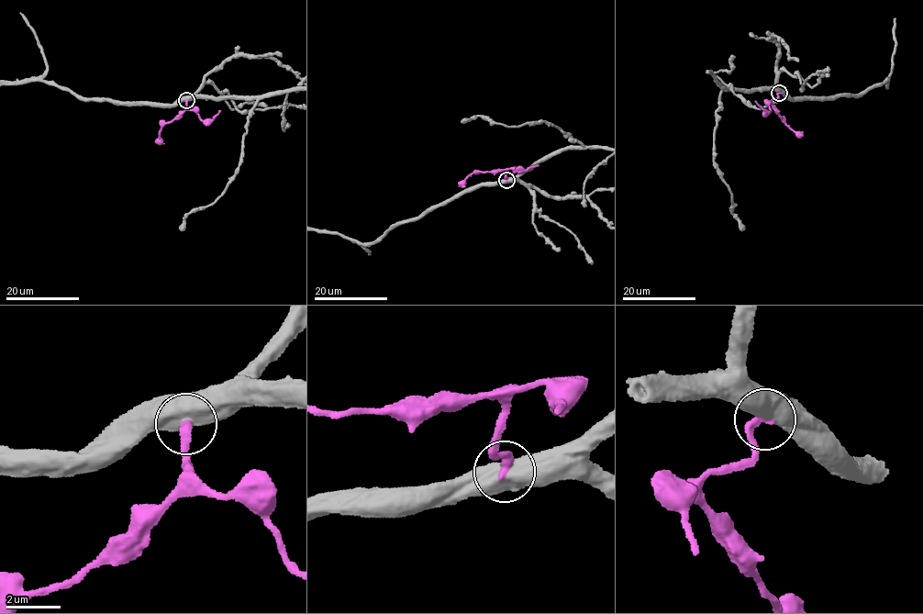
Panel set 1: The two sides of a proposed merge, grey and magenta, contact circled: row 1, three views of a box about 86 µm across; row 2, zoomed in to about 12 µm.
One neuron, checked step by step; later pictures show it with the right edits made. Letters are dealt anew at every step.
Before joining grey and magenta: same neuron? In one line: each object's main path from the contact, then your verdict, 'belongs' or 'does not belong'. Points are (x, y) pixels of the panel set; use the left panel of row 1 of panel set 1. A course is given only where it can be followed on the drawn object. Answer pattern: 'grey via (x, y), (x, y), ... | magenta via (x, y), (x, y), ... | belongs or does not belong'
grey via (186, 100), (116, 103), (78, 97), (47, 83), (42, 49), (21, 10) | magenta via (186, 100), (185, 107), (162, 126), (160, 136), (164, 143) | does not belong

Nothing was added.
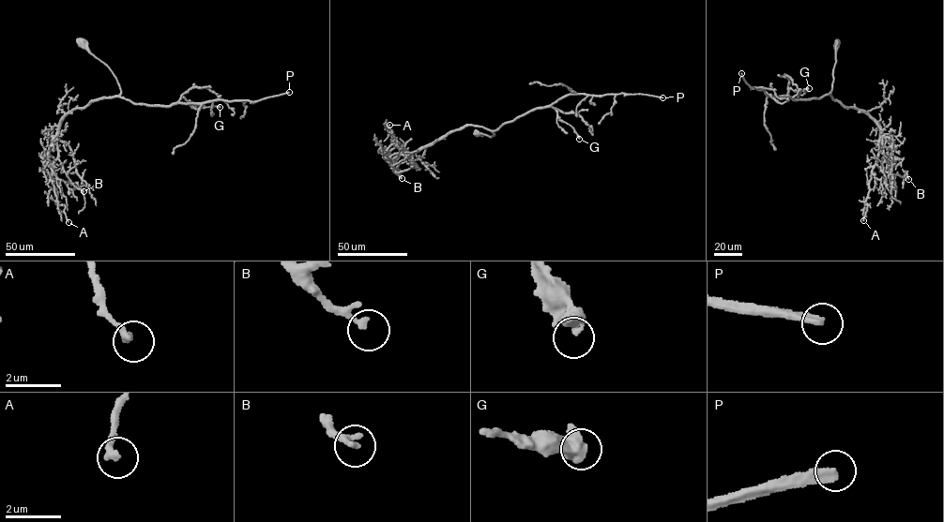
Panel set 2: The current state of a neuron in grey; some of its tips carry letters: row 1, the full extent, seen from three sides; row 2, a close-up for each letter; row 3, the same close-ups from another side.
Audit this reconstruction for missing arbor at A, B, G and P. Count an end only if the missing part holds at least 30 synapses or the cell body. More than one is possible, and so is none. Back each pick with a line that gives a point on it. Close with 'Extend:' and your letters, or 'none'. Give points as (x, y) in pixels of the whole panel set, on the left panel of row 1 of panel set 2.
P: at (289, 92)
Extend: P

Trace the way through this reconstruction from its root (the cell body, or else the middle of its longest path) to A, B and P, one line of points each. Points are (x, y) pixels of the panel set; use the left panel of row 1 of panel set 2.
A: (81, 43), (109, 67), (121, 94), (67, 112), (50, 148), (54, 194), (68, 222)
B: (81, 43), (109, 67), (121, 91), (72, 109), (61, 122), (57, 137), (88, 185), (74, 184), (83, 191)
P: (81, 43), (109, 67), (118, 84), (119, 96), (136, 103), (164, 106), (217, 100), (258, 100), (289, 92)

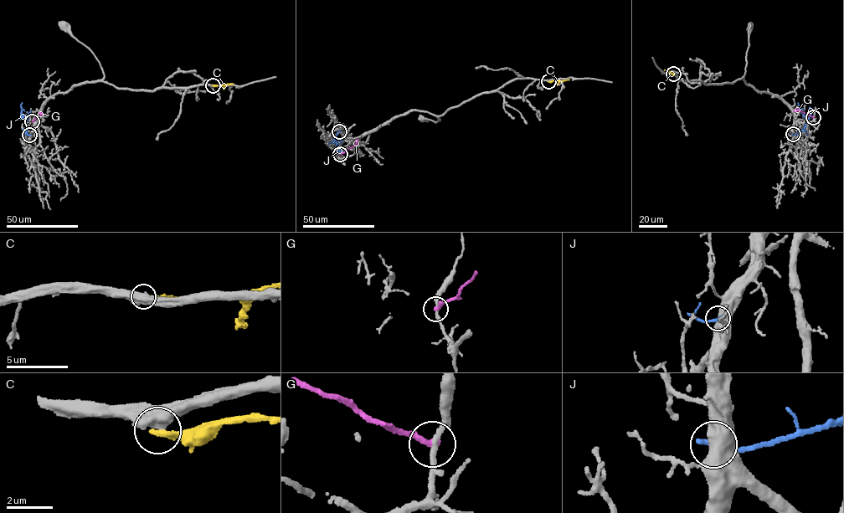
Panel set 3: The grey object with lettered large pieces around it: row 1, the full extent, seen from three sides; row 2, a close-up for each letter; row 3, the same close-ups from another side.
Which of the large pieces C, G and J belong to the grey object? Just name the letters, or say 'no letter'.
no letter

